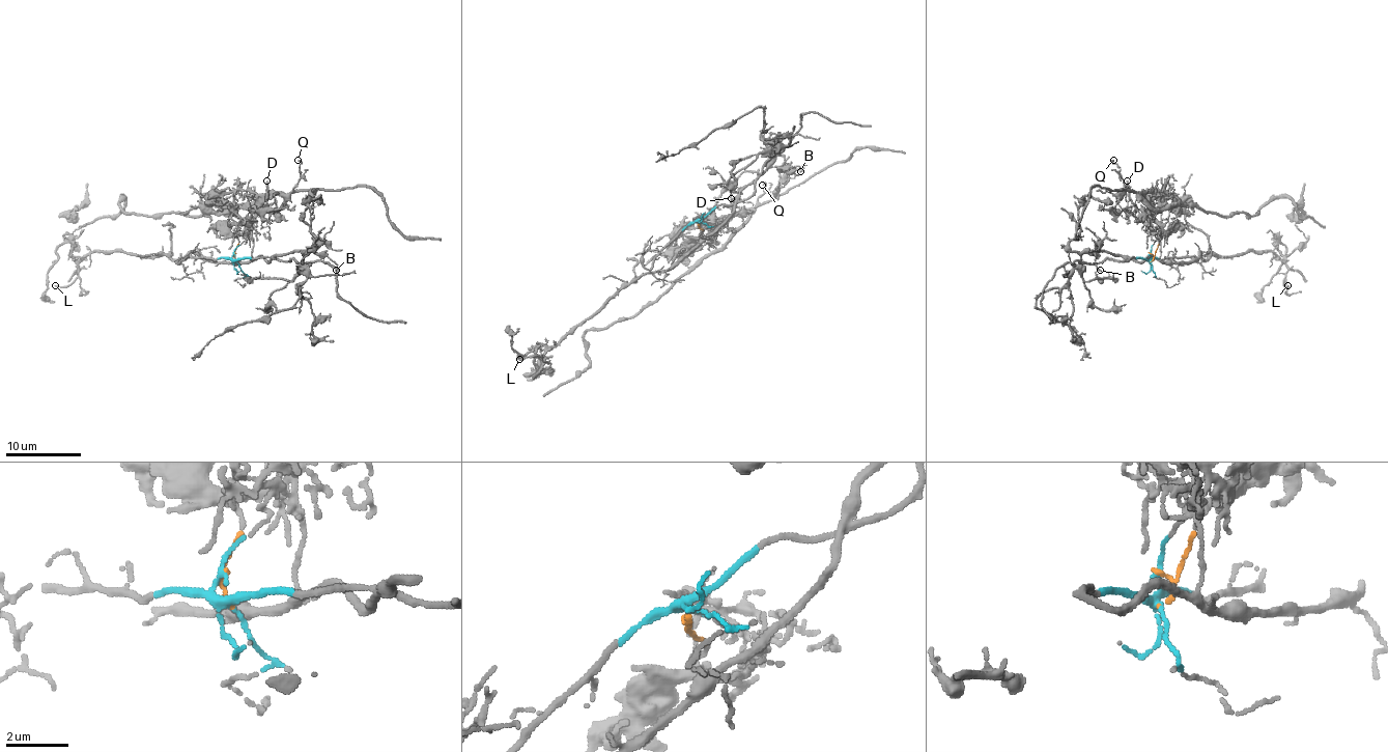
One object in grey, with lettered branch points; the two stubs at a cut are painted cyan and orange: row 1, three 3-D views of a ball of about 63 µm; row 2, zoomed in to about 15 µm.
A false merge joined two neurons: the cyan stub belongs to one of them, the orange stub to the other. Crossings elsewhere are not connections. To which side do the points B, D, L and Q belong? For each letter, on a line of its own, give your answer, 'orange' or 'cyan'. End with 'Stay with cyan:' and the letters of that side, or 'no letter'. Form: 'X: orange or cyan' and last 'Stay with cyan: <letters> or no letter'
B: cyan
D: orange
L: cyan
Q: orange
Stay with cyan: B, L

